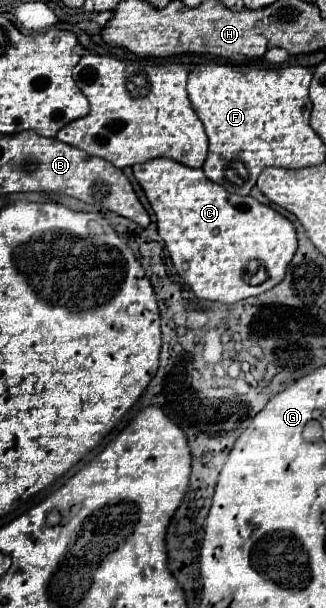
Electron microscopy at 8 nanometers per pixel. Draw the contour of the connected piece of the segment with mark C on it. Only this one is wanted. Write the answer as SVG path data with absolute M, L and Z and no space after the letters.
M151 159L147 163L137 163L133 167L133 175L143 187L157 215L159 235L165 241L179 277L193 289L199 299L237 303L241 299L261 295L283 281L285 269L297 249L295 227L289 219L253 197L227 193L221 185L209 181L201 169L185 167L173 159Z

